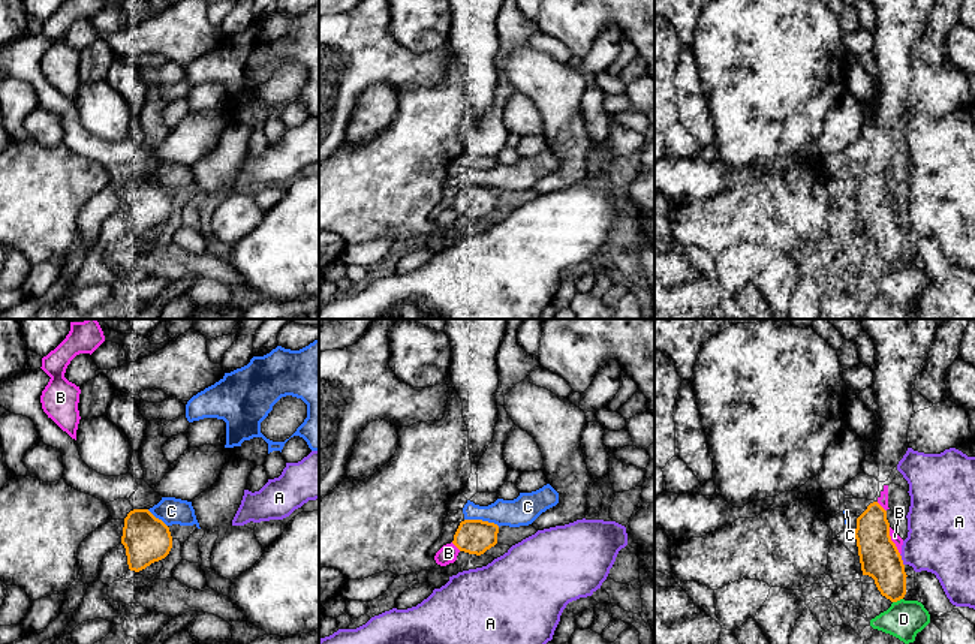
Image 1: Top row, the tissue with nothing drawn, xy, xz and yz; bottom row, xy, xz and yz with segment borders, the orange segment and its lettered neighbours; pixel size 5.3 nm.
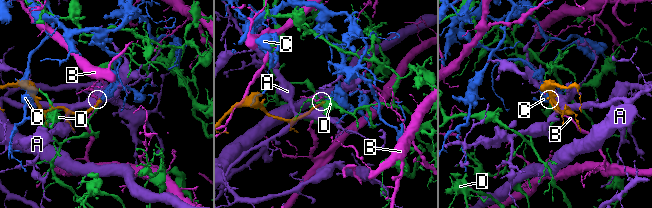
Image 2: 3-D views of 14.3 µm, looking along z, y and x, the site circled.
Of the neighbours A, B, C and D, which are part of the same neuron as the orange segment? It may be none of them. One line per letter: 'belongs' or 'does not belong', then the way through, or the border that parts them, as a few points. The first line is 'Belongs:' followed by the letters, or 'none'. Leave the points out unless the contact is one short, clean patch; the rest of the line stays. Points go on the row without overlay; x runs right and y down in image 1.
Belongs: none
A: does not belong
B: does not belong
C: does not belong
D: does not belong | along yz (902, 262), (893, 267)

